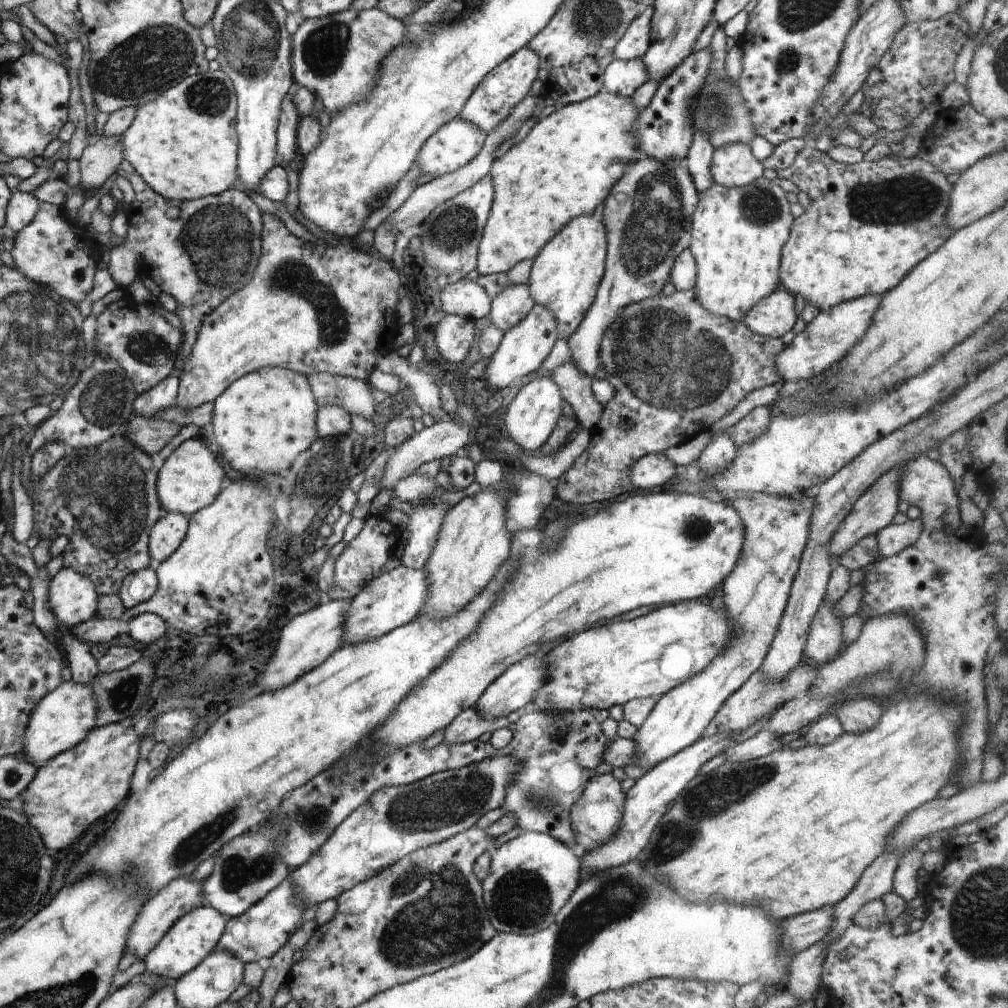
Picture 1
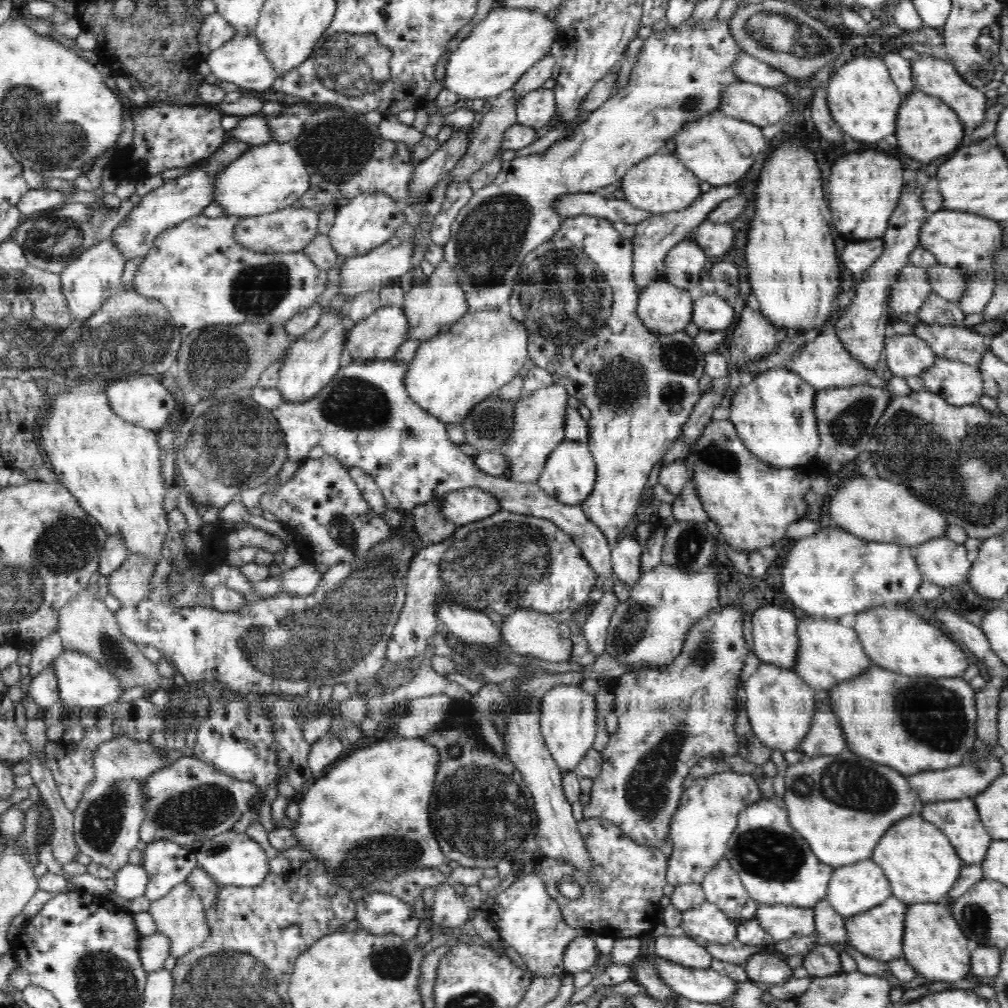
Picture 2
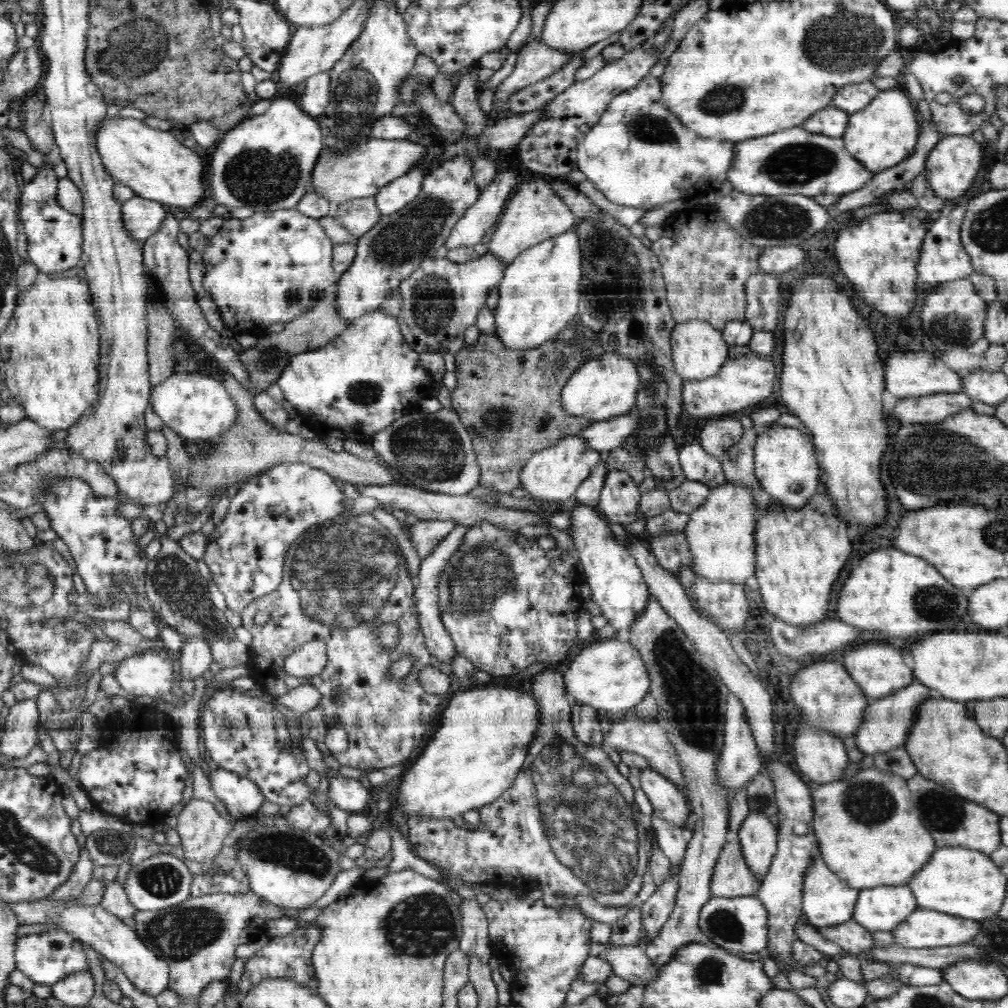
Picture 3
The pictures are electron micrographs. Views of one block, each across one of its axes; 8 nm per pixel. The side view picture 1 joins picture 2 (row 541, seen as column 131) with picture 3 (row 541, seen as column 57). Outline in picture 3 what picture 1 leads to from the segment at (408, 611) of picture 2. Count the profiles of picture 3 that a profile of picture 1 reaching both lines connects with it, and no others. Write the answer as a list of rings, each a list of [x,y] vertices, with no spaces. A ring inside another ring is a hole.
[[[478,522],[470,528],[464,538],[463,544],[454,551],[454,556],[447,560],[442,572],[440,572],[440,584],[438,584],[438,601],[440,601],[440,618],[451,636],[457,652],[466,657],[477,670],[484,670],[489,678],[497,678],[503,676],[517,675],[522,670],[526,670],[528,666],[536,664],[536,662],[544,662],[545,664],[562,663],[569,654],[571,647],[577,643],[578,629],[576,623],[578,613],[581,610],[582,597],[580,595],[580,565],[577,556],[569,555],[560,547],[556,547],[552,551],[542,550],[536,539],[521,536],[516,531],[502,530],[494,527],[489,522]]]

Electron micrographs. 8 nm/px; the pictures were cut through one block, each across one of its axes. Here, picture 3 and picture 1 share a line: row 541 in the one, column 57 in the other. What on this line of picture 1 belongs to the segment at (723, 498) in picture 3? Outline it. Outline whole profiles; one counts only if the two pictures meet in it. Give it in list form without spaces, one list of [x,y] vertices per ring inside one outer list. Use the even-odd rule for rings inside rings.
[[[62,682],[38,706],[25,731],[25,748],[21,756],[28,758],[37,768],[47,765],[58,754],[81,745],[94,728],[96,704],[90,685]]]

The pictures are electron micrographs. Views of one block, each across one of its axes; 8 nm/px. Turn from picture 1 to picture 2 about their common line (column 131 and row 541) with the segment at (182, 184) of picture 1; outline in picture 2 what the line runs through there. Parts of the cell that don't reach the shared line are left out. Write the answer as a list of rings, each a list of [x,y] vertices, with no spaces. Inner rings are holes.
[[[90,390],[90,392],[64,392],[64,394],[54,396],[54,400],[52,400],[52,404],[50,404],[50,410],[48,410],[48,414],[46,414],[46,420],[44,420],[42,428],[40,428],[40,434],[42,434],[42,436],[40,436],[40,438],[42,438],[41,448],[46,450],[46,459],[52,463],[54,473],[58,475],[60,482],[65,484],[66,488],[78,499],[78,503],[81,504],[81,507],[98,520],[99,526],[104,529],[109,536],[116,536],[124,540],[128,555],[144,555],[144,557],[154,559],[156,564],[158,564],[158,562],[162,560],[162,546],[164,546],[166,536],[168,536],[168,512],[165,512],[163,509],[163,500],[168,488],[165,488],[165,480],[161,472],[160,448],[157,441],[157,432],[150,432],[146,428],[137,427],[126,422],[120,415],[114,413],[113,409],[109,406],[107,392],[104,392],[104,390]]]

